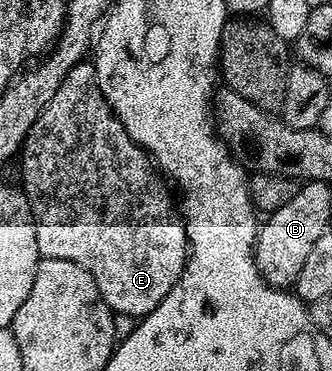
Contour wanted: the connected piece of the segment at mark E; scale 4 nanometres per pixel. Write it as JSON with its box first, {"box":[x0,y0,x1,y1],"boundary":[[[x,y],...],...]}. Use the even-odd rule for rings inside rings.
{"box":[18,61,188,317],"boundary":[[[85,61],[74,65],[74,69],[70,69],[70,73],[66,73],[62,85],[58,85],[58,93],[54,93],[54,97],[50,97],[50,101],[34,121],[30,133],[24,138],[24,145],[18,152],[19,159],[20,175],[24,178],[22,190],[28,201],[28,210],[32,212],[32,220],[36,223],[36,236],[41,256],[45,259],[74,261],[78,265],[82,265],[82,269],[86,269],[86,273],[90,273],[90,277],[94,277],[94,285],[98,285],[98,293],[102,293],[106,305],[112,308],[117,316],[143,317],[151,313],[160,304],[162,297],[166,297],[166,293],[170,293],[170,289],[174,289],[178,277],[184,271],[184,262],[188,259],[188,235],[184,231],[181,216],[177,212],[176,215],[172,212],[172,203],[168,200],[163,185],[156,180],[158,171],[153,160],[139,143],[135,143],[128,136],[126,129],[120,124],[118,117],[112,112],[112,108],[108,106],[104,95],[98,89],[96,73],[92,69],[91,62]]]}

